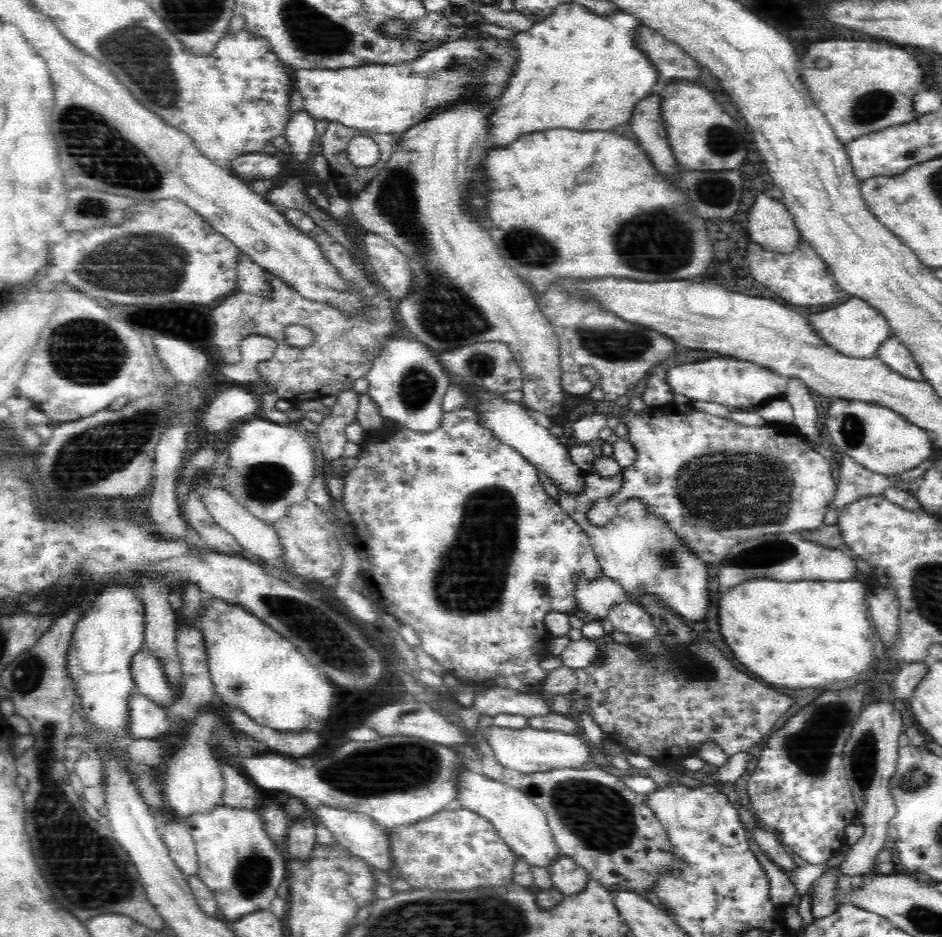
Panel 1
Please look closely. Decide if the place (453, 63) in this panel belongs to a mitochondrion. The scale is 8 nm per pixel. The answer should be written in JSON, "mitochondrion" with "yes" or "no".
{"mitochondrion":"yes"}

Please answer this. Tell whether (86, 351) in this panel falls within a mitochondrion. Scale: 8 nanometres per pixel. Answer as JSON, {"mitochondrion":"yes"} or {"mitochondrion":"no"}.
{"mitochondrion":"yes"}

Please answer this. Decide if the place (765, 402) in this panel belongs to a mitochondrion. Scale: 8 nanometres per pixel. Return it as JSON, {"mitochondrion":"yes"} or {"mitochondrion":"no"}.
{"mitochondrion":"no"}

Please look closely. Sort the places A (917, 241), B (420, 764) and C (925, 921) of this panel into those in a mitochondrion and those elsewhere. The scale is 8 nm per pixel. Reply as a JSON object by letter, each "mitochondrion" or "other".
{"A":"other","B":"mitochondrion","C":"mitochondrion"}

